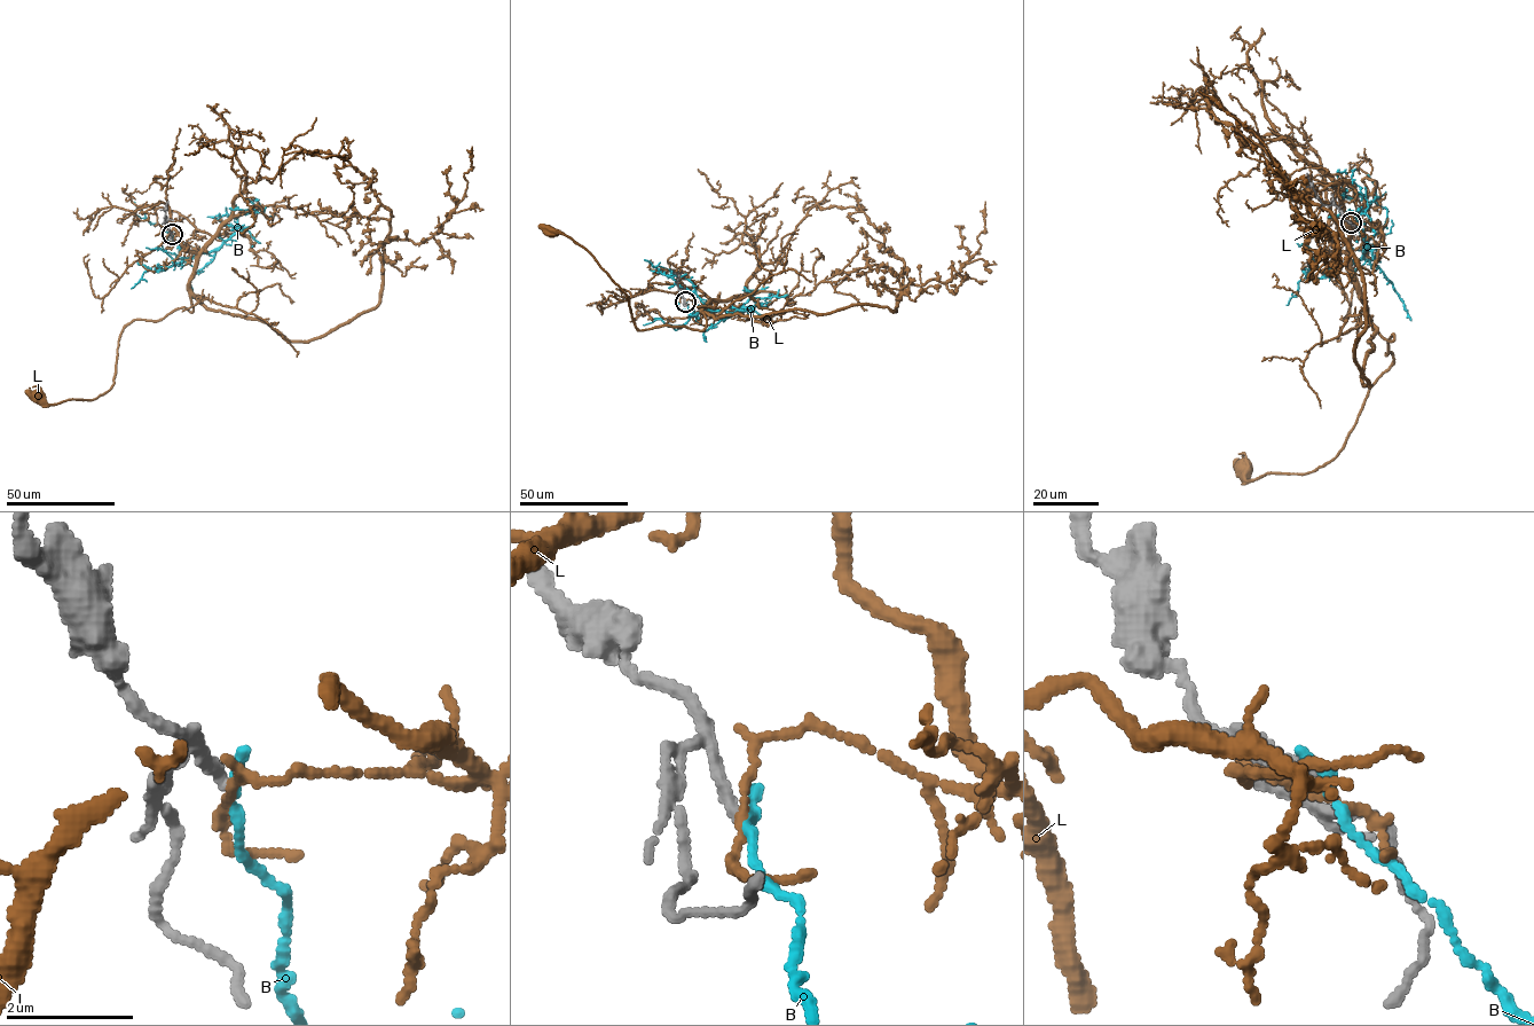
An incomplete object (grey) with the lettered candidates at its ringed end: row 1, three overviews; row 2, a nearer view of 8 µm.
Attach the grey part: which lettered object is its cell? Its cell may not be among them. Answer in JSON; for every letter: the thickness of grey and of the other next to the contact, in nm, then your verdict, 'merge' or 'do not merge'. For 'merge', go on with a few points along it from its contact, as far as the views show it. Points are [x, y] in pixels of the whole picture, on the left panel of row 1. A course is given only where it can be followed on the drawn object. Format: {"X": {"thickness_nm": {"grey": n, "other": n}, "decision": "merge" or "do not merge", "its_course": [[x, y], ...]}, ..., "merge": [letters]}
{"B": {"thickness_nm": {"grey": 180, "other": 190}, "decision": "do not merge"}, "L": {"thickness_nm": {"grey": 180, "other": 100}, "decision": "do not merge"}, "merge": []}

